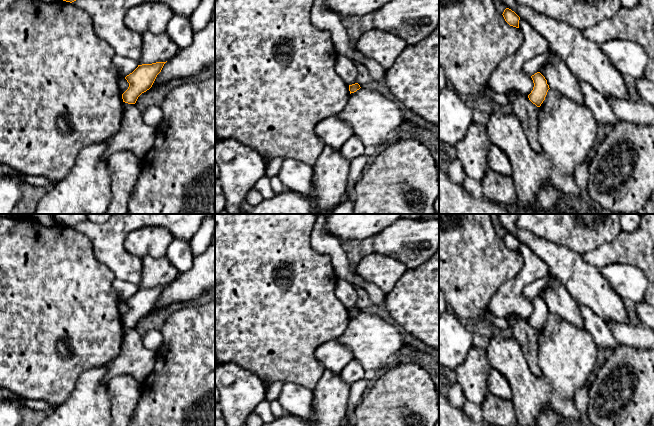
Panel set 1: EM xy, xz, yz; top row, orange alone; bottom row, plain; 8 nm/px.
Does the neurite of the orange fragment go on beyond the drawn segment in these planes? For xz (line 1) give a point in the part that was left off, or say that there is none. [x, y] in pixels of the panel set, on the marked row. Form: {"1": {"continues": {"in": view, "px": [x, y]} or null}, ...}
{"1": {"continues": null}}

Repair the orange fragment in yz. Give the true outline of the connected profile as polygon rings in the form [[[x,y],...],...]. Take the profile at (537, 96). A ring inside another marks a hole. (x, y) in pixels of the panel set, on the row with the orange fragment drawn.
[[[540,72],[532,75],[531,78],[533,80],[534,87],[531,93],[528,95],[528,98],[533,104],[540,107],[550,88],[547,84],[547,80]]]

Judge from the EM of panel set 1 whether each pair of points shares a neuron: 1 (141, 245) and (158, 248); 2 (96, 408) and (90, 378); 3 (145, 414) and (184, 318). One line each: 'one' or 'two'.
1: one
2: one
3: one

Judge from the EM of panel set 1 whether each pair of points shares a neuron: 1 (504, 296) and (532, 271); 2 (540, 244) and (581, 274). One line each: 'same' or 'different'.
1: same
2: same

